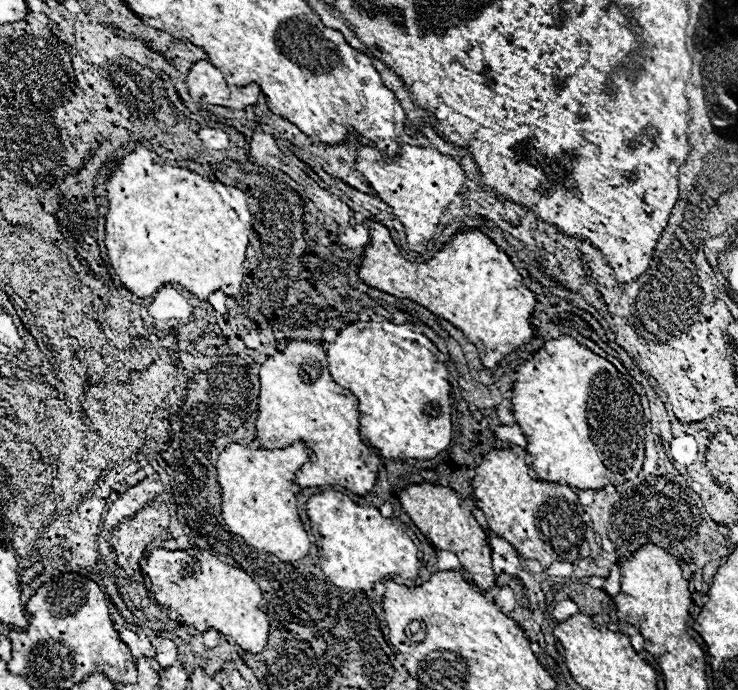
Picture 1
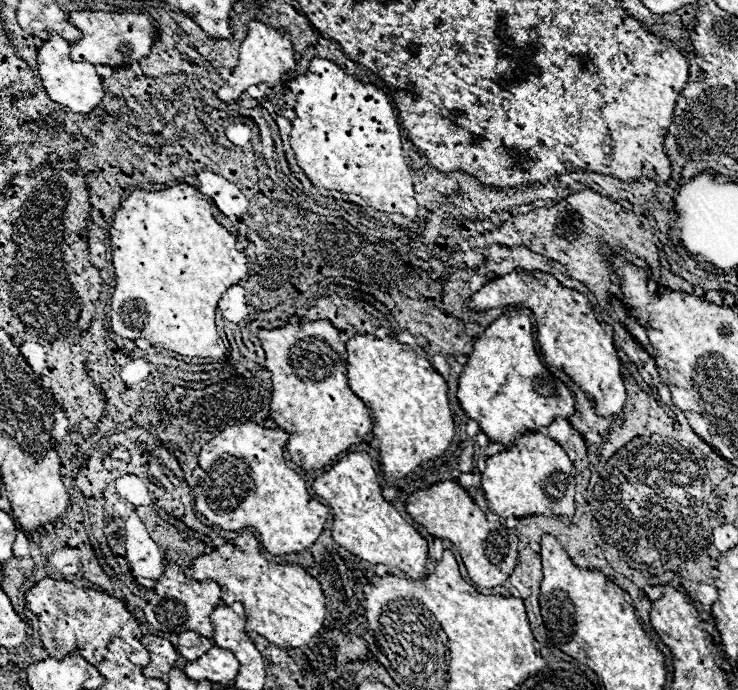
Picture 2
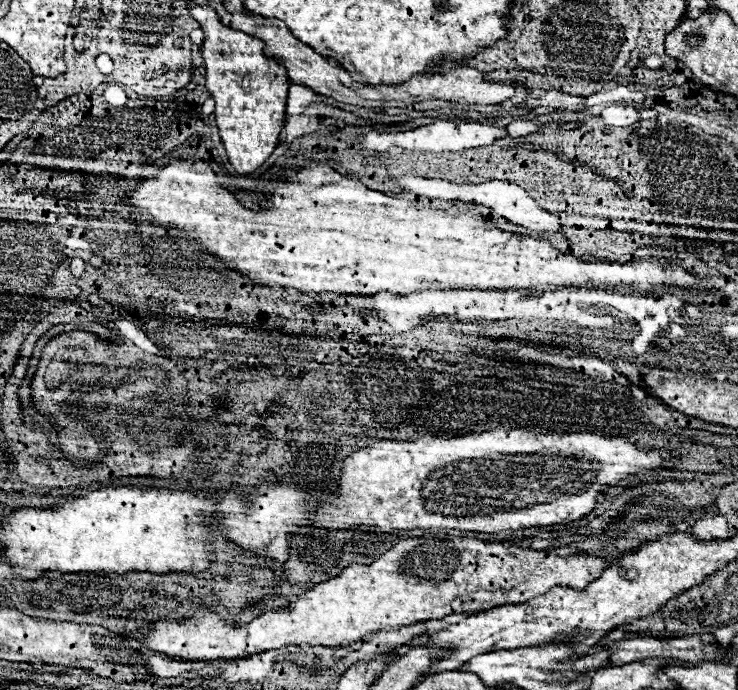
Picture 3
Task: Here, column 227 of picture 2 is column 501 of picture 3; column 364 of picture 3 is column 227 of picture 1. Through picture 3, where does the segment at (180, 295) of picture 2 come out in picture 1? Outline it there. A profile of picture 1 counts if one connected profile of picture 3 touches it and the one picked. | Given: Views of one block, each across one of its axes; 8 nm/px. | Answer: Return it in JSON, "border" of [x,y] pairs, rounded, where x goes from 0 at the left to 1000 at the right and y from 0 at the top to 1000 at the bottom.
{"border":[[[184,212],[182,220],[176,220],[165,235],[163,241],[154,246],[154,252],[146,258],[144,264],[144,275],[146,275],[146,313],[144,313],[144,359],[146,359],[146,374],[149,374],[149,383],[154,388],[154,394],[160,397],[165,414],[184,426],[187,432],[203,432],[217,414],[222,412],[247,412],[255,423],[260,423],[268,435],[279,438],[282,429],[293,420],[301,420],[304,426],[320,432],[325,426],[325,414],[328,414],[328,400],[331,400],[331,371],[333,371],[333,357],[336,357],[336,342],[341,339],[341,310],[336,307],[336,296],[333,296],[333,284],[328,275],[317,272],[317,270],[304,270],[298,264],[285,264],[282,258],[276,255],[268,255],[263,249],[257,249],[255,243],[236,243],[236,241],[228,241],[217,232],[217,226],[211,226],[206,217],[201,217],[198,212]]]}

